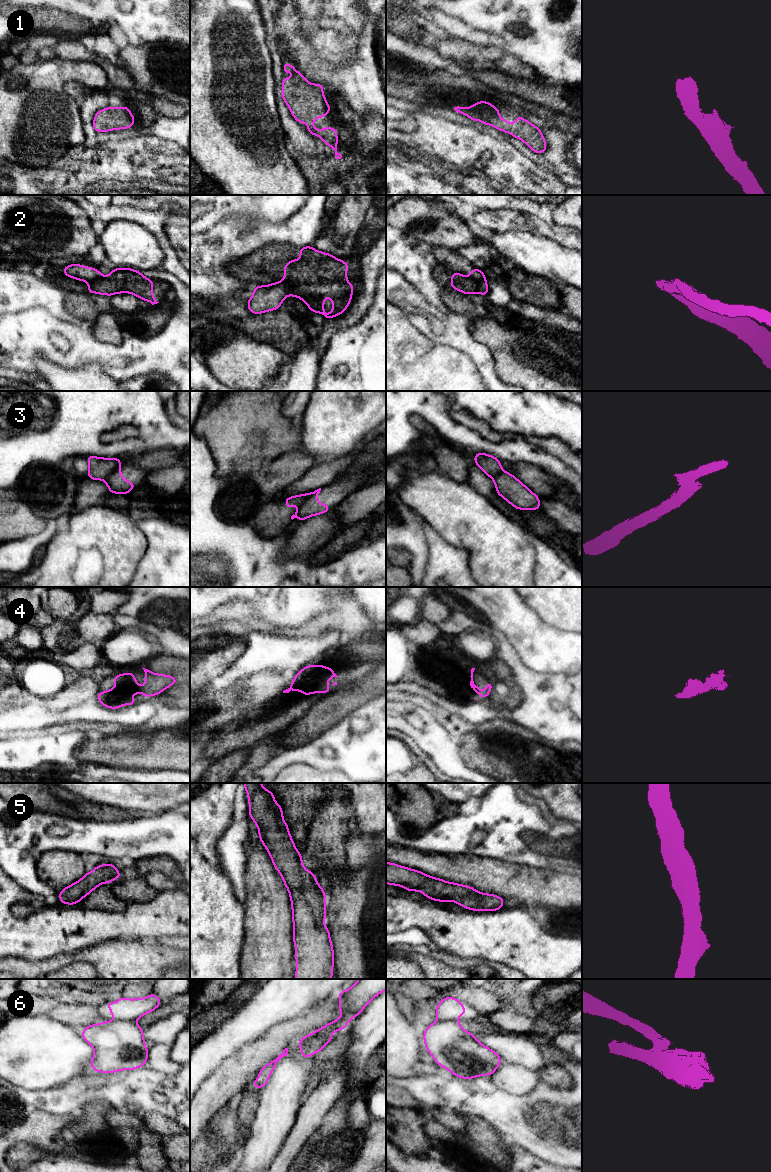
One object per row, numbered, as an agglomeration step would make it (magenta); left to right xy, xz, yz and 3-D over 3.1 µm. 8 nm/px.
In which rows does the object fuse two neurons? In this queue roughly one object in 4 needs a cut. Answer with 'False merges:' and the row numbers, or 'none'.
False merges: 2, 3, 6

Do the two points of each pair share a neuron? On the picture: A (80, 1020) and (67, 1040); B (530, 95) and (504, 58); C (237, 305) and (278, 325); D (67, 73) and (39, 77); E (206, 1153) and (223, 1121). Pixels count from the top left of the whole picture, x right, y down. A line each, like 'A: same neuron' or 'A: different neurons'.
A: different neurons
B: different neurons
C: same neuron
D: same neuron
E: same neuron

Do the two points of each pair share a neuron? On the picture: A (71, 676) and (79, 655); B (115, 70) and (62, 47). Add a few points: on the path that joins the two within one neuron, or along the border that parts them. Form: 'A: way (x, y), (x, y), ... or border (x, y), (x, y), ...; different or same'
A: border (97, 663), (82, 670), (62, 666); different
B: way (102, 62), (94, 57), (75, 51); same

